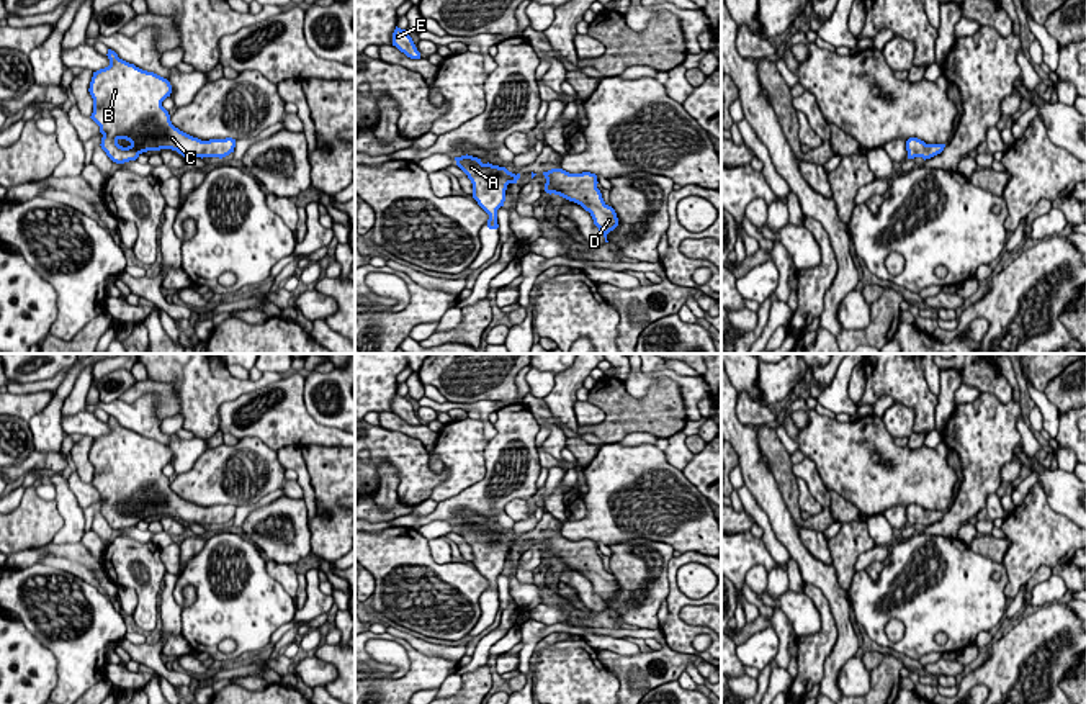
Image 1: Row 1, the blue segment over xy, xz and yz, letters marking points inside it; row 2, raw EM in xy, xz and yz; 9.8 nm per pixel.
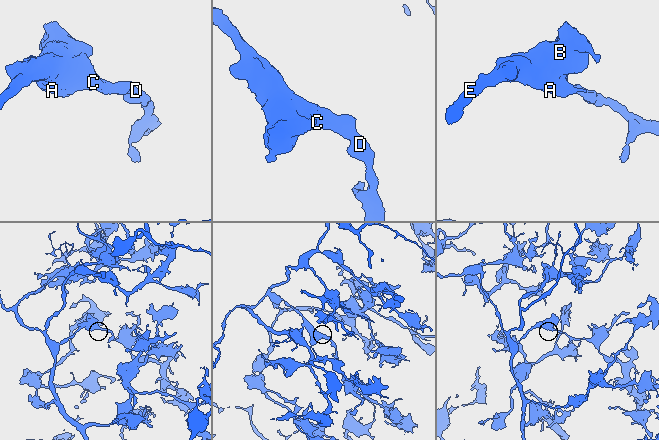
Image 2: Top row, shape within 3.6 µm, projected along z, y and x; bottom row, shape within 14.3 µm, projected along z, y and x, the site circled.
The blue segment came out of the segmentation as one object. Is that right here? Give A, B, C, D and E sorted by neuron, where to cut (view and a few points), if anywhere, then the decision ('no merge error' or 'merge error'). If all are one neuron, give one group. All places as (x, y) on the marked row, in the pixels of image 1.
A B C D E | no cut | no merge error

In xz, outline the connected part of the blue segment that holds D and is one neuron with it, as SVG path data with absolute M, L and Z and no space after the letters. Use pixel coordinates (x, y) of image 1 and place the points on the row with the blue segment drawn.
M551 169L543 175L546 178L545 192L581 205L590 213L594 224L608 242L607 234L618 226L618 218L615 210L604 201L597 188L597 175L590 172L569 174L563 169Z

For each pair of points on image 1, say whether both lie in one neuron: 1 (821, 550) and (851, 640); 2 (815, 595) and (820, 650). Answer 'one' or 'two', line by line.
1: two
2: one

